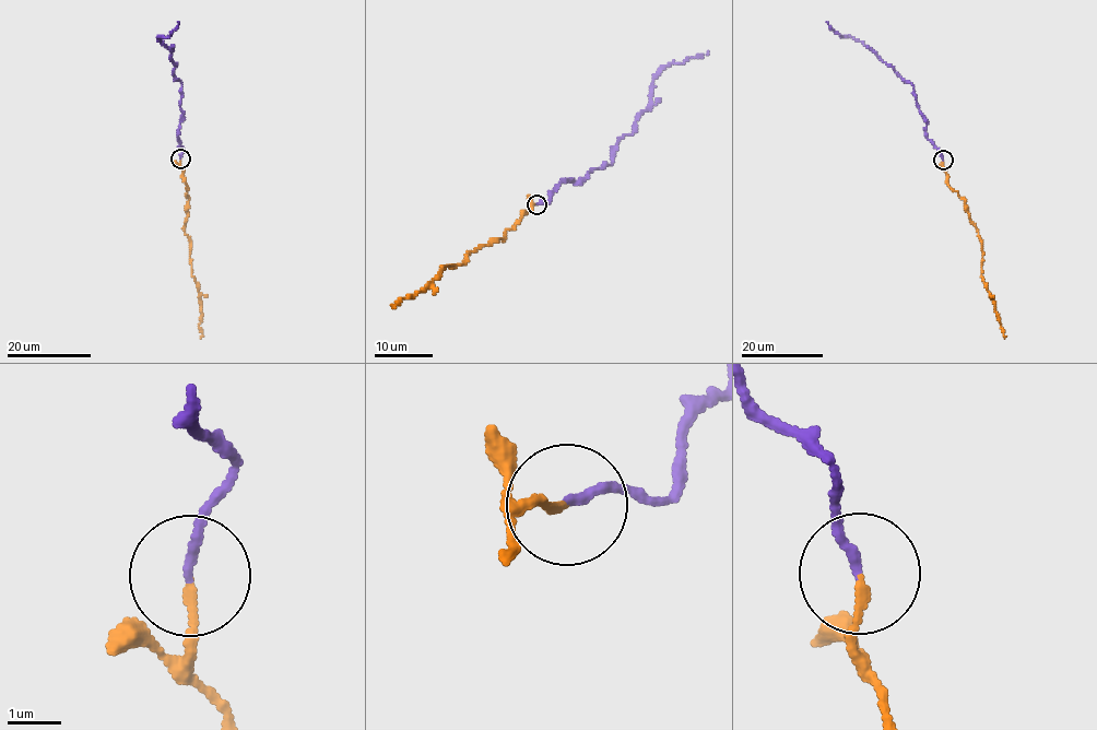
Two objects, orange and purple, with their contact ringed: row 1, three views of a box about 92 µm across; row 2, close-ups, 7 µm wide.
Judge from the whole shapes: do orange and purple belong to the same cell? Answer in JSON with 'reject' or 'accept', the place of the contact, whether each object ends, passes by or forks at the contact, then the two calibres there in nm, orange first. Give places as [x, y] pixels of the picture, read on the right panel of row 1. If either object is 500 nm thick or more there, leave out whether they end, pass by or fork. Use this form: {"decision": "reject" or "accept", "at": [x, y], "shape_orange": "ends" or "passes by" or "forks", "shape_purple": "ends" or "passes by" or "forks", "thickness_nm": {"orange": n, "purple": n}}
{"decision": "accept", "at": [943, 160], "shape_orange": "ends", "shape_purple": "ends", "thickness_nm": {"orange": 140, "purple": 160}}

